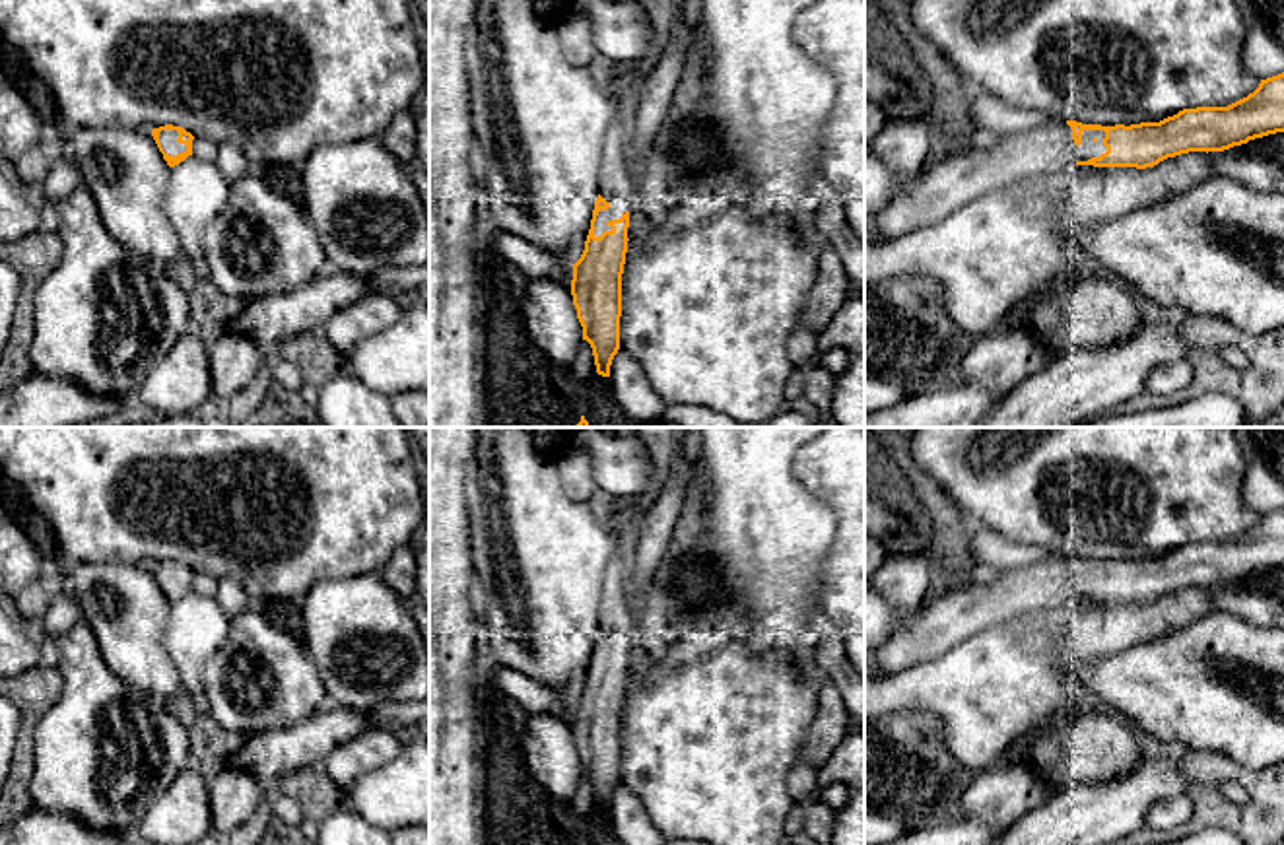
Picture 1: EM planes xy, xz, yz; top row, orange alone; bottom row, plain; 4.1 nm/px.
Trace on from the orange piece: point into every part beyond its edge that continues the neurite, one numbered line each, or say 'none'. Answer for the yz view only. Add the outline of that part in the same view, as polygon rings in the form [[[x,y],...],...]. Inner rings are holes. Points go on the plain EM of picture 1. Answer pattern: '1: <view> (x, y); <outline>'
1: yz (952, 614); [[[1028,556],[1020,563],[1008,563],[995,585],[940,589],[913,622],[864,662],[864,680],[880,680],[940,657],[1018,614],[1099,592],[1107,587],[1103,573],[1103,565],[1084,565],[1076,581],[1066,556]]]

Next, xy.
1: xy (168, 574); [[[161,565],[159,567],[159,579],[161,579],[163,587],[169,589],[169,591],[173,591],[173,592],[177,589],[186,587],[186,581],[179,579],[177,573],[179,573],[177,565]]]

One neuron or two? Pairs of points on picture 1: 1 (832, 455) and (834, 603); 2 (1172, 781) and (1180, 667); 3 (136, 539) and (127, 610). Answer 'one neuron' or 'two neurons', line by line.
1: one neuron
2: two neurons
3: two neurons

